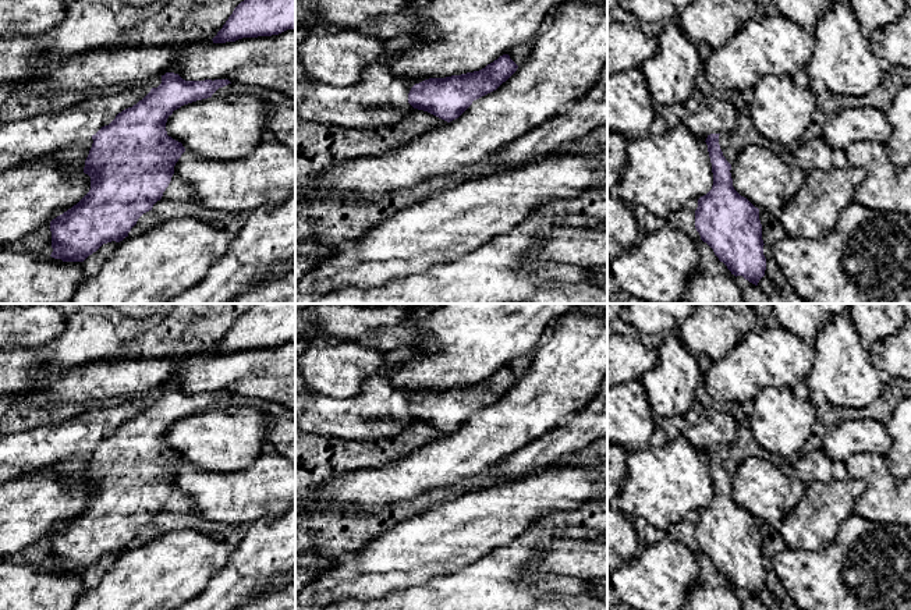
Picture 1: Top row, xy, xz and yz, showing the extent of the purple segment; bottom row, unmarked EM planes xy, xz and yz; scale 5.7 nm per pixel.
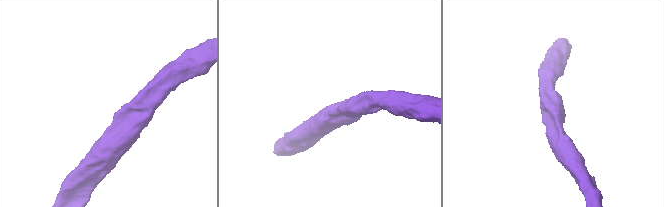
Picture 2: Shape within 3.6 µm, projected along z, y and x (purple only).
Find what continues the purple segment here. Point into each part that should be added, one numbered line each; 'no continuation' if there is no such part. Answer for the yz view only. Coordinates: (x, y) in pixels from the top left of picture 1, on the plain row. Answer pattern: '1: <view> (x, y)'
no continuation

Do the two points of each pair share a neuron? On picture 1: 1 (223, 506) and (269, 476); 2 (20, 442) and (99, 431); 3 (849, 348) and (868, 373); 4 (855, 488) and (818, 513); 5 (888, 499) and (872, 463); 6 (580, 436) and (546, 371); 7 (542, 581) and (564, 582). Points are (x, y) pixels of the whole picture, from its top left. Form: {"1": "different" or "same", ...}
{"1": "same", "2": "same", "3": "same", "4": "same", "5": "same", "6": "different", "7": "same"}

